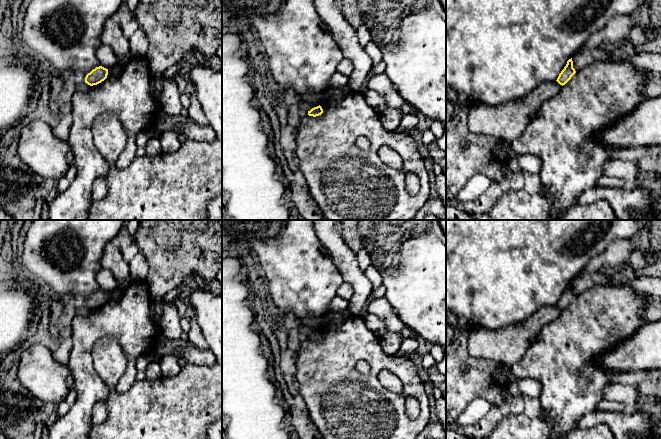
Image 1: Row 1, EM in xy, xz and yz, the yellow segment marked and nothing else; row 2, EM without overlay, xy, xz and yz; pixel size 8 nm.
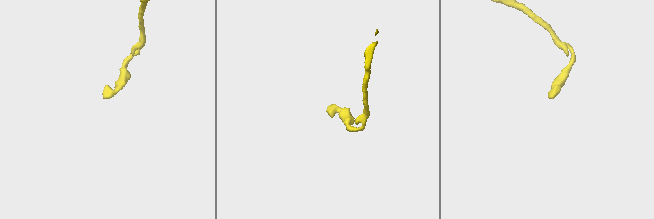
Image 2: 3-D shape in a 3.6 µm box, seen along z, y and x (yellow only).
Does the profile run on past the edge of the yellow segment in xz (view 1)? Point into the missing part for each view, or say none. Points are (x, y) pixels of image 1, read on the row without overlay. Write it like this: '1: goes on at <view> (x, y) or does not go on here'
1: does not go on here

